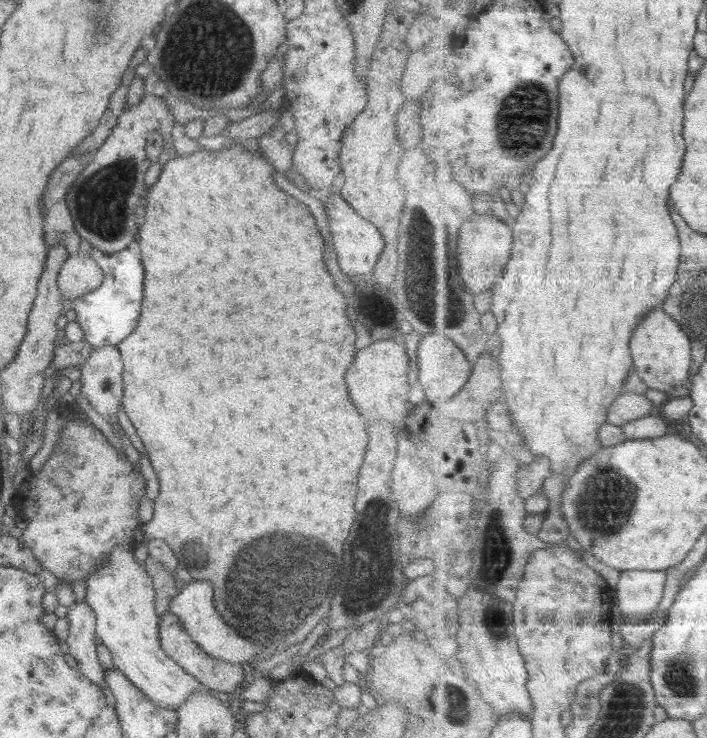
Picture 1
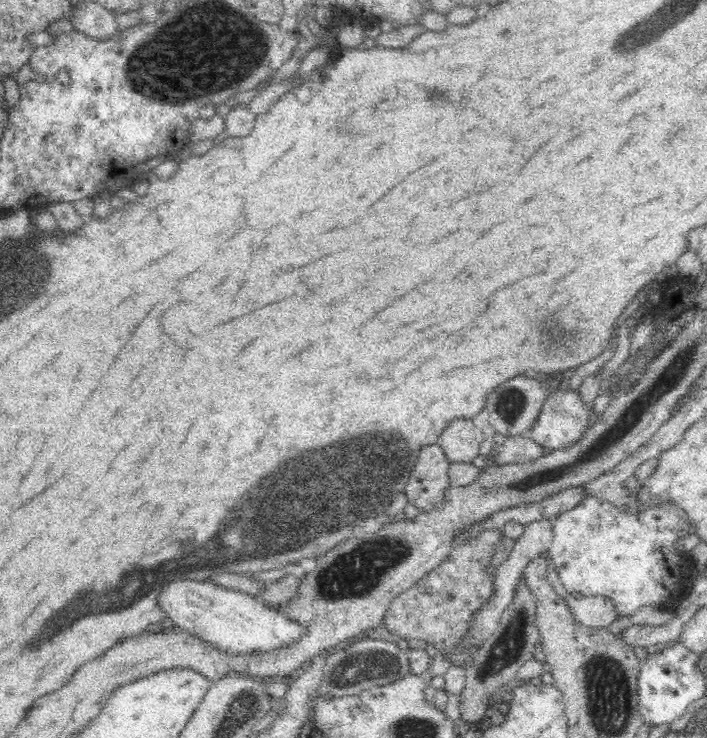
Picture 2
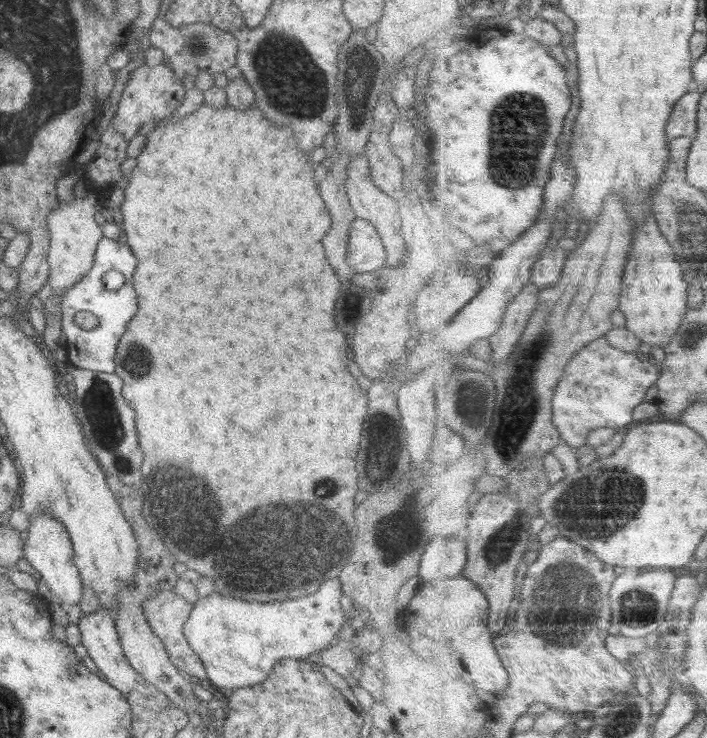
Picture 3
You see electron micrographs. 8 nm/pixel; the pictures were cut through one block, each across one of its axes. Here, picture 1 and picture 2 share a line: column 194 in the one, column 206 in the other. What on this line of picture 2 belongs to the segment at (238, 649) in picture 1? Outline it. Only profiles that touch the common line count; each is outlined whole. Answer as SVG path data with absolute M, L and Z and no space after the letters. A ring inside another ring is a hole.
M187 579L172 582L160 596L159 606L161 610L164 610L165 615L172 619L176 627L228 654L272 653L295 644L309 632L306 626L301 626L298 621L287 618L281 610L266 604L262 598L242 594L236 590L231 590L228 586L218 585L215 579L207 581Z

